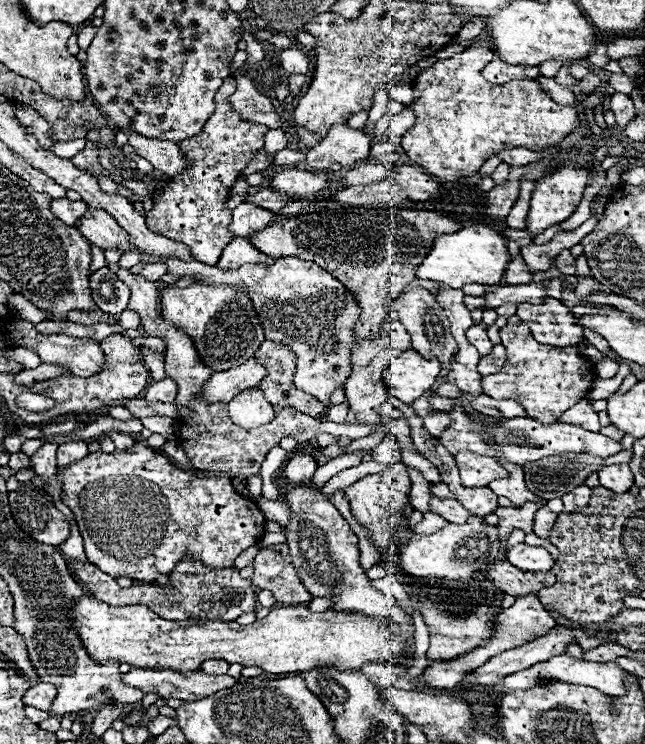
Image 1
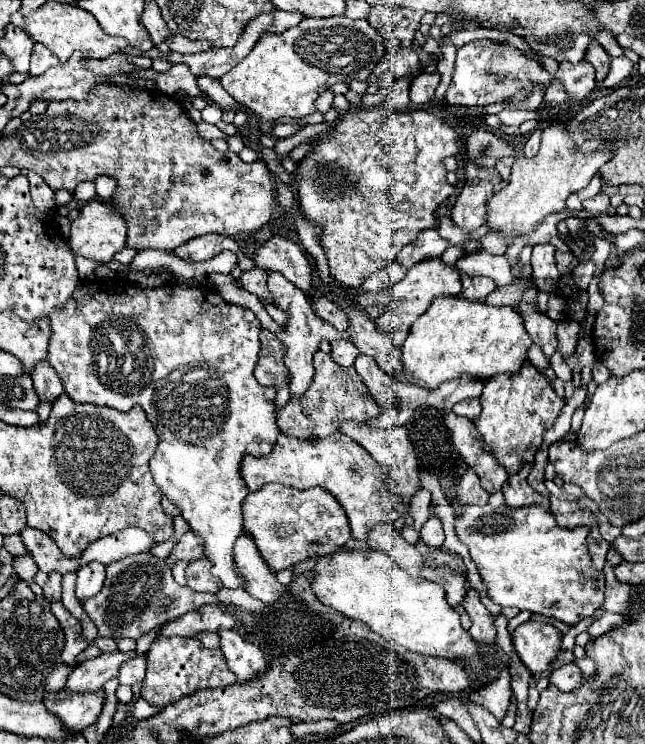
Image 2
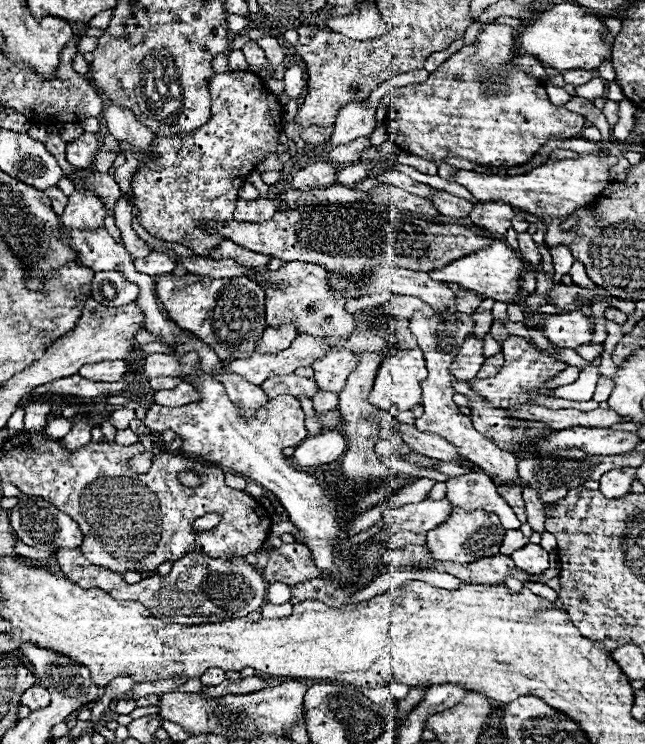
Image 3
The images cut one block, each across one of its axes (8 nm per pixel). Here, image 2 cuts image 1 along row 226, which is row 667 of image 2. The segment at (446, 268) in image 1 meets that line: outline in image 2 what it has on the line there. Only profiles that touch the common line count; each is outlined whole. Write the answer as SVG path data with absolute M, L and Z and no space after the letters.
M338 548L334 554L318 556L314 572L318 572L318 576L312 582L312 590L324 606L364 622L372 632L410 652L446 660L464 660L478 678L484 676L486 662L482 660L476 642L460 626L458 612L446 602L442 586L424 578L414 580L390 558L386 550Z

